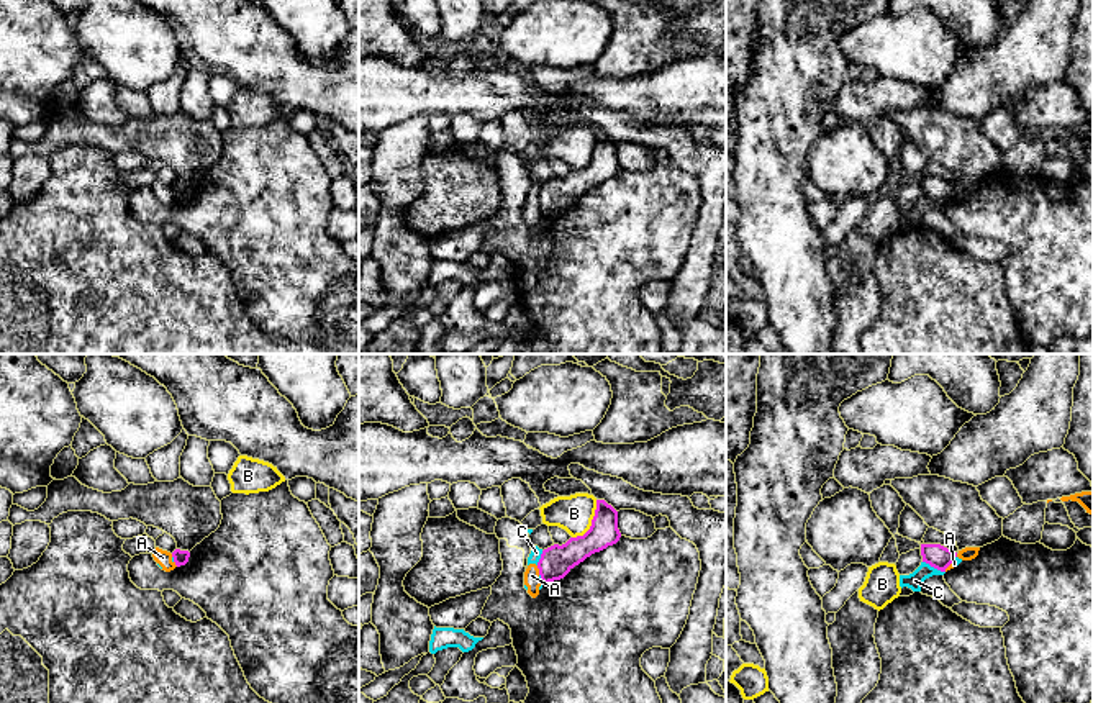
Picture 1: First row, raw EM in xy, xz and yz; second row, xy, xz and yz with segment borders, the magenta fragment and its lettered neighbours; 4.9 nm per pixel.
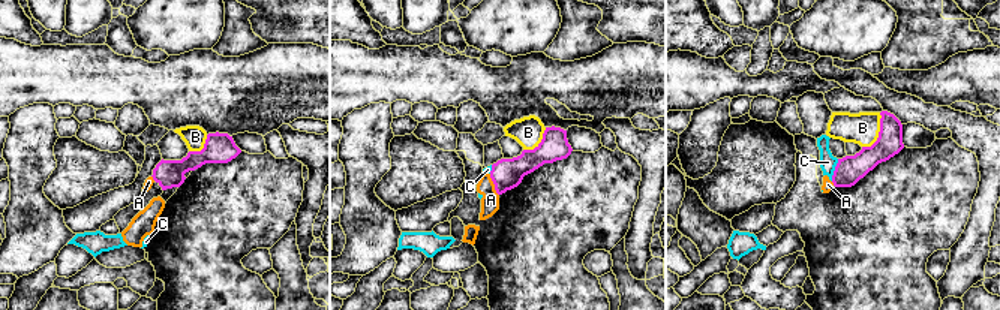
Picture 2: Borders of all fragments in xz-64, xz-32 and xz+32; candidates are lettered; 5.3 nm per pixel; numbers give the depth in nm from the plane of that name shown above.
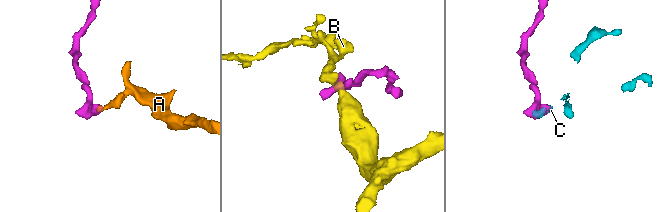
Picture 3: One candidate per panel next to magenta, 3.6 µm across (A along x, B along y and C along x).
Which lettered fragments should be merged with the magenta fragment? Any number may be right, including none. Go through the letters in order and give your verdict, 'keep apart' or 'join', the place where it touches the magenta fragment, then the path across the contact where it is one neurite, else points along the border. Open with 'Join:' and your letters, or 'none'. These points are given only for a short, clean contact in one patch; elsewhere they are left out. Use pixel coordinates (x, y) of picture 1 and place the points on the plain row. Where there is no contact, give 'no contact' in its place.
Join: none
A: keep apart; contact xz (539, 204); border xz (536, 199), (539, 207)
B: keep apart; contact xz (592, 156); border xz (597, 133), (592, 158), (582, 167), (572, 171)
C: keep apart; contact yz (934, 200); border yz (923, 194), (944, 205)

